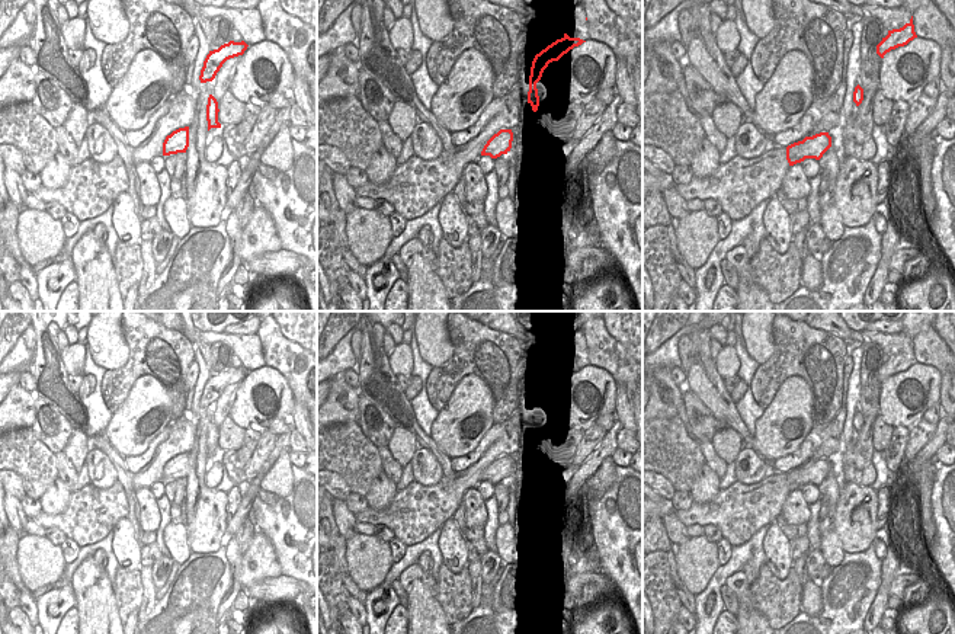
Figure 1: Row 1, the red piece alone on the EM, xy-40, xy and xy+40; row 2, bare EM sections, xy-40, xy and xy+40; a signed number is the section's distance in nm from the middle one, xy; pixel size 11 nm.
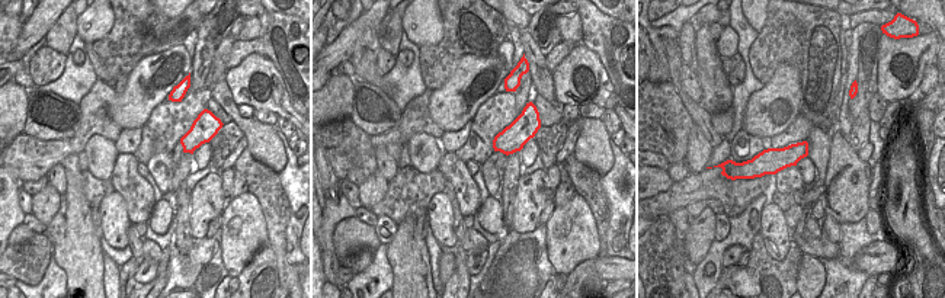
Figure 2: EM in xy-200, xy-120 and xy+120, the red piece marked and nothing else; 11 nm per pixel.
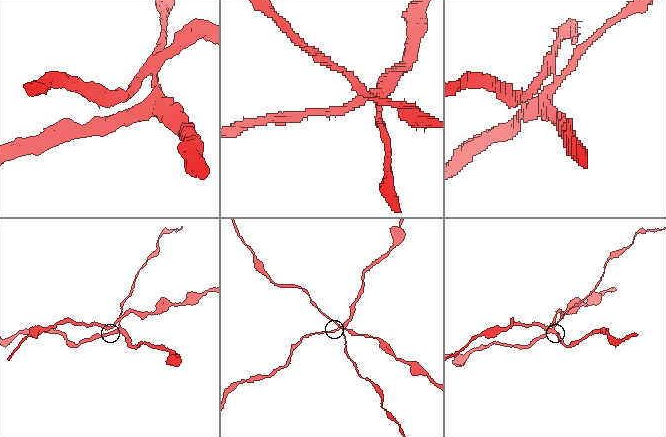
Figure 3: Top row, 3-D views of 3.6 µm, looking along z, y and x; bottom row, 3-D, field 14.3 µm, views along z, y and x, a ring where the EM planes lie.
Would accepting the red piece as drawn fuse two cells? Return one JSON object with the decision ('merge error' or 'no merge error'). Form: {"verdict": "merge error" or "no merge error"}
{"verdict": "merge error"}

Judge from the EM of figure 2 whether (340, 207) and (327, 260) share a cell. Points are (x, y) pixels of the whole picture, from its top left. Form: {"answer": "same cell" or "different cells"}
{"answer": "same cell"}

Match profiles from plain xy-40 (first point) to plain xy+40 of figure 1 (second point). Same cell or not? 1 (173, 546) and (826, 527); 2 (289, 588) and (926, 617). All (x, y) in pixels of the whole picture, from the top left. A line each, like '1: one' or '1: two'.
1: two
2: two

